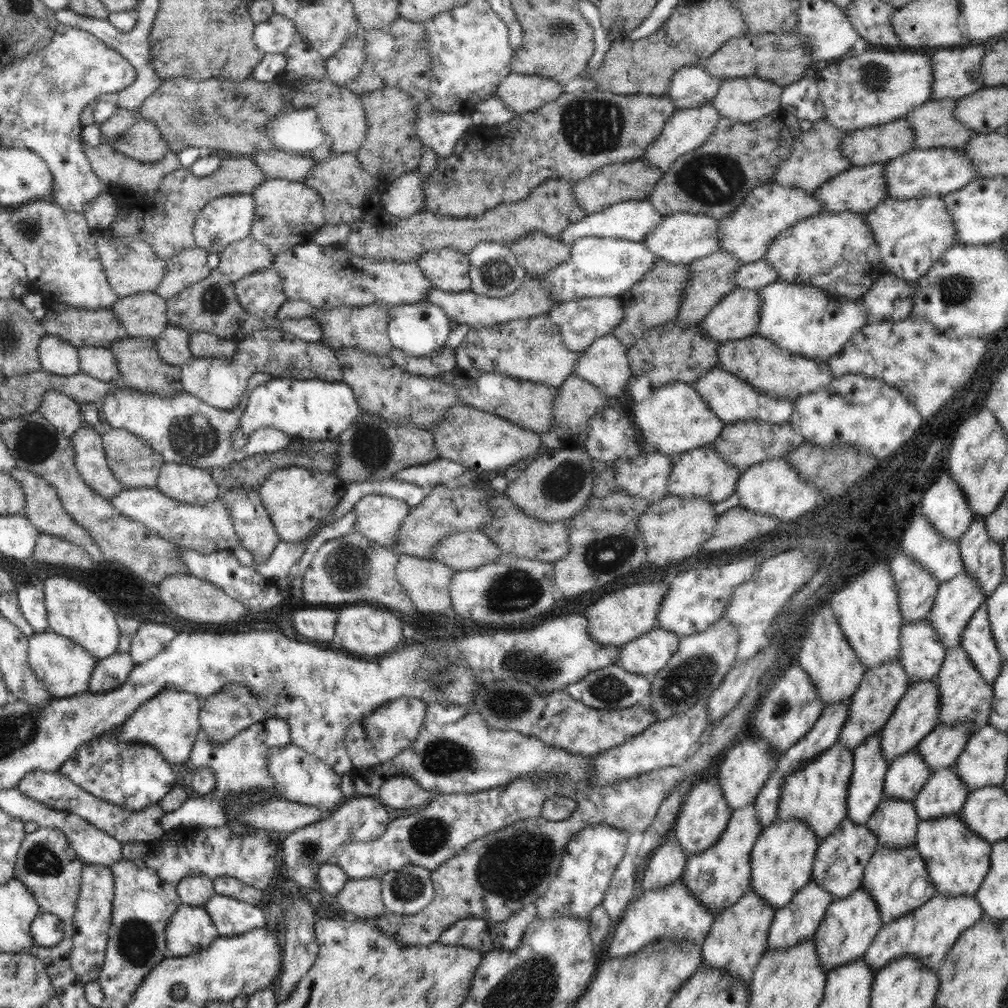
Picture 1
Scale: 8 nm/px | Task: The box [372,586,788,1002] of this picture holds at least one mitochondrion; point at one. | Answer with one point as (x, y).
(513, 865)

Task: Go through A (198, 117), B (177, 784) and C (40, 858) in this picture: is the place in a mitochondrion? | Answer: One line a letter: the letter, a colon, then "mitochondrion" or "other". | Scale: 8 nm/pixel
A: mitochondrion
B: other
C: mitochondrion

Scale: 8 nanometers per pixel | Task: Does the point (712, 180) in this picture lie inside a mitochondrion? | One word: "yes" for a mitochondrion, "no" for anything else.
yes

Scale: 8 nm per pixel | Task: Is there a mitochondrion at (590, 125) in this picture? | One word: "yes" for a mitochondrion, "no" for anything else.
yes

